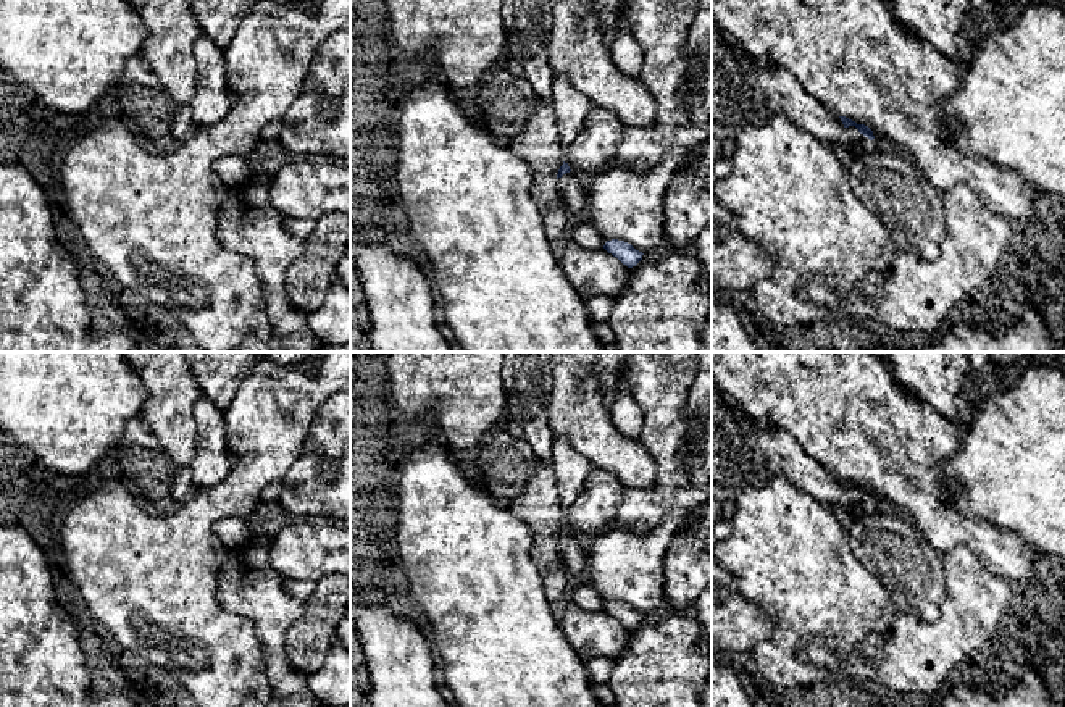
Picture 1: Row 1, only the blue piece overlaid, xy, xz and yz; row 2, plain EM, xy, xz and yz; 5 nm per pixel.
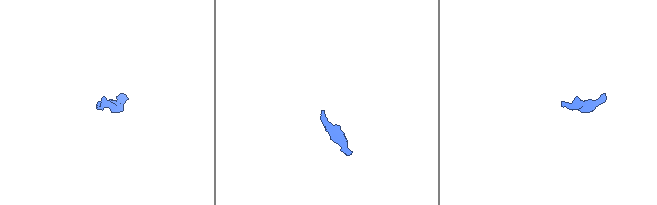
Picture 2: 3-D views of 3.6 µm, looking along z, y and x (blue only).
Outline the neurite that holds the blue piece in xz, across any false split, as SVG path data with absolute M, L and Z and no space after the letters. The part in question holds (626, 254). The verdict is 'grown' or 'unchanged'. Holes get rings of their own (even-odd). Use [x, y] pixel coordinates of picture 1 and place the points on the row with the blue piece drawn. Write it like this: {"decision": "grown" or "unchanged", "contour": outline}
{"decision": "grown", "contour": "M618 239L607 241L604 249L613 257L616 257L623 265L633 270L654 263L657 258L660 258L662 255L671 250L670 245L663 244L655 250L642 253L636 250L631 244Z"}

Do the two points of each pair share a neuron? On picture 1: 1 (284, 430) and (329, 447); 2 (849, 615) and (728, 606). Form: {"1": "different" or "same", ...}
{"1": "different", "2": "different"}

